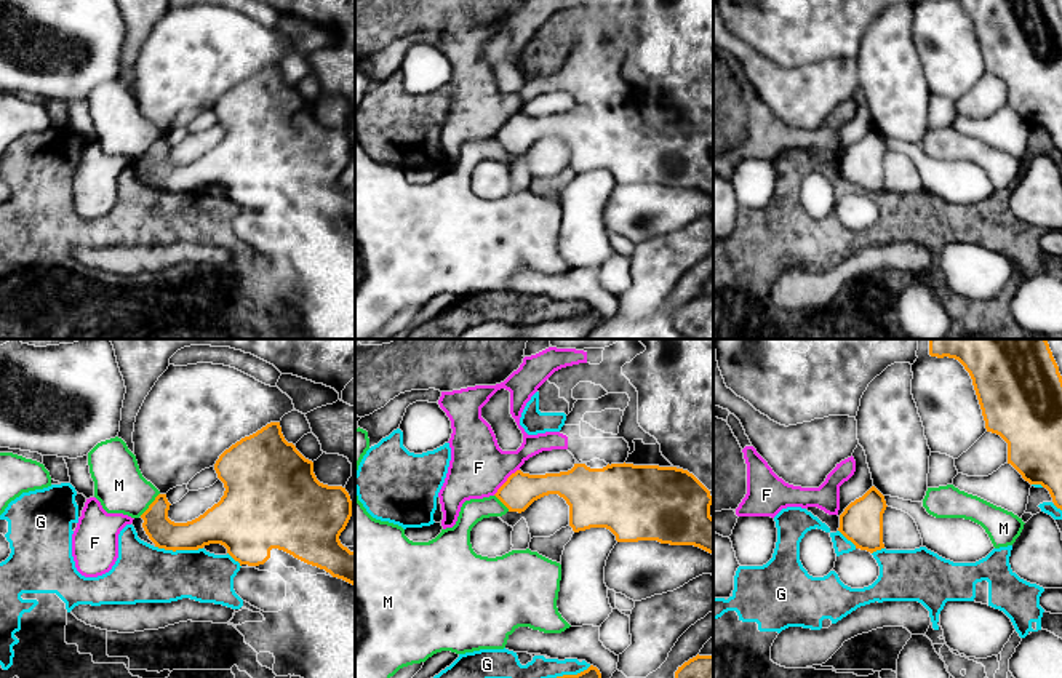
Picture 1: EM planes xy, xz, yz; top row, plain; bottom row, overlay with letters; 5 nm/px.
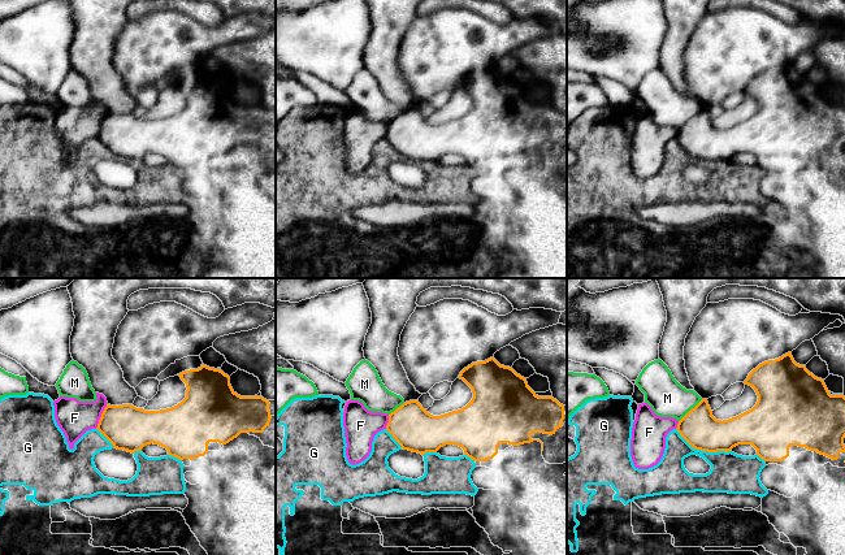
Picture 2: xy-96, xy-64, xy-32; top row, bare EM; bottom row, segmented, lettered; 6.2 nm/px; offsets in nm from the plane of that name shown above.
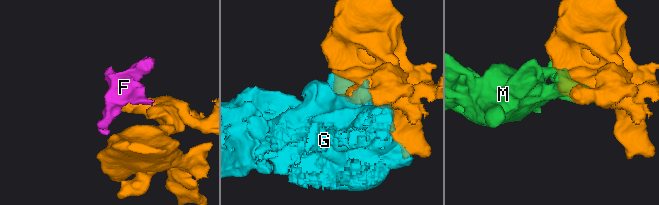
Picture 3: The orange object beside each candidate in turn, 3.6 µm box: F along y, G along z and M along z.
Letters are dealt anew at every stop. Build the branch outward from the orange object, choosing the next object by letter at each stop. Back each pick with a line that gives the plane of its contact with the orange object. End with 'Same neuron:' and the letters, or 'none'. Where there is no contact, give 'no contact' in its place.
M: meets orange in xy
Same neuron: M

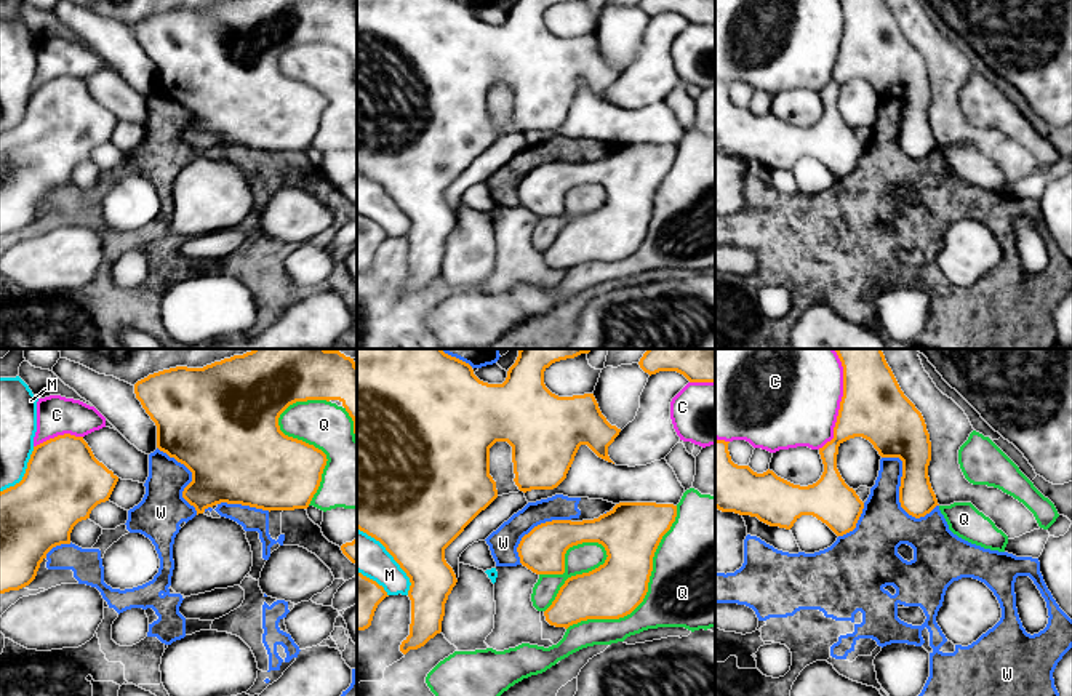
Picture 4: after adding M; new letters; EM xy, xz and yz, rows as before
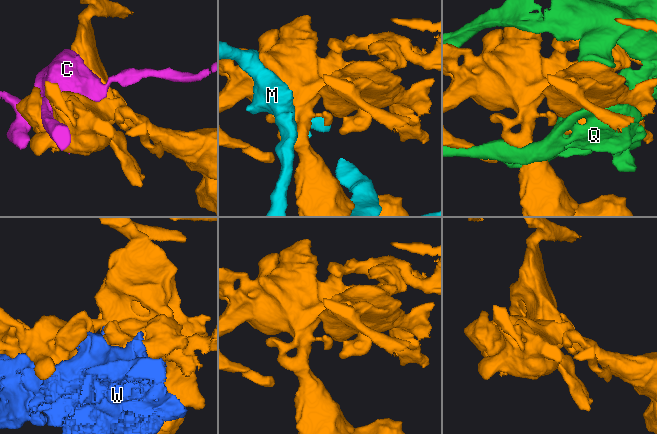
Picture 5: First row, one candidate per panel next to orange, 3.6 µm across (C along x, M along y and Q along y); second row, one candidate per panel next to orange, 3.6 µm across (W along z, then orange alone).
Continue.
Same neuron: none

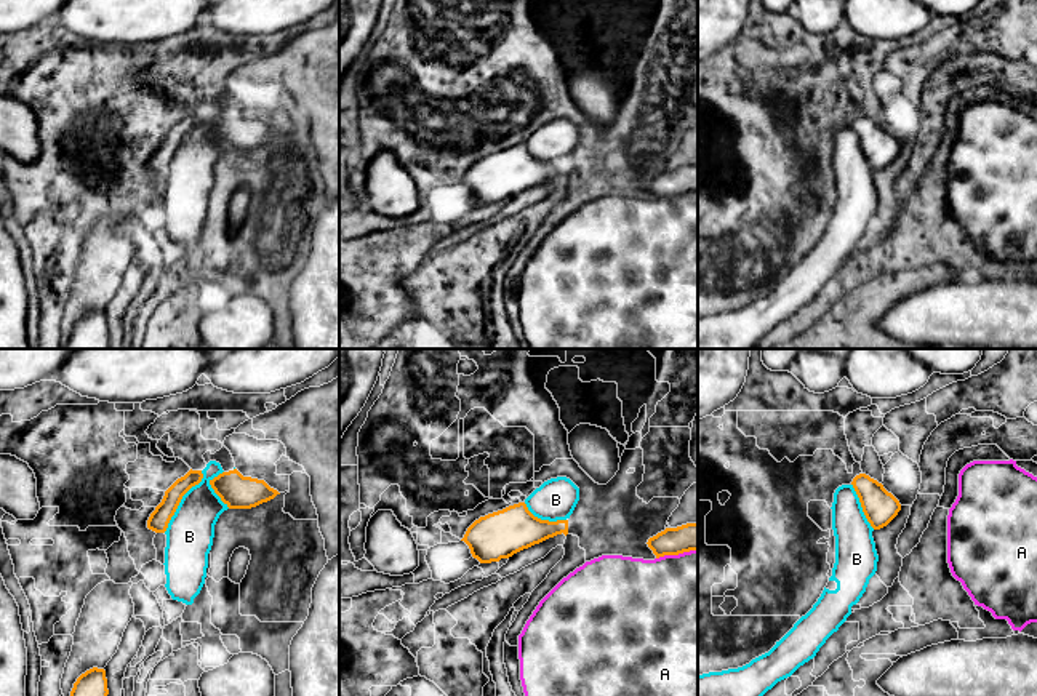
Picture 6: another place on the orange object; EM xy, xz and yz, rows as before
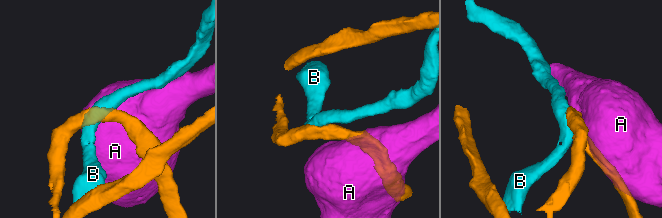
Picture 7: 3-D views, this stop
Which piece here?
B: meets orange in xy
Same neuron: B

